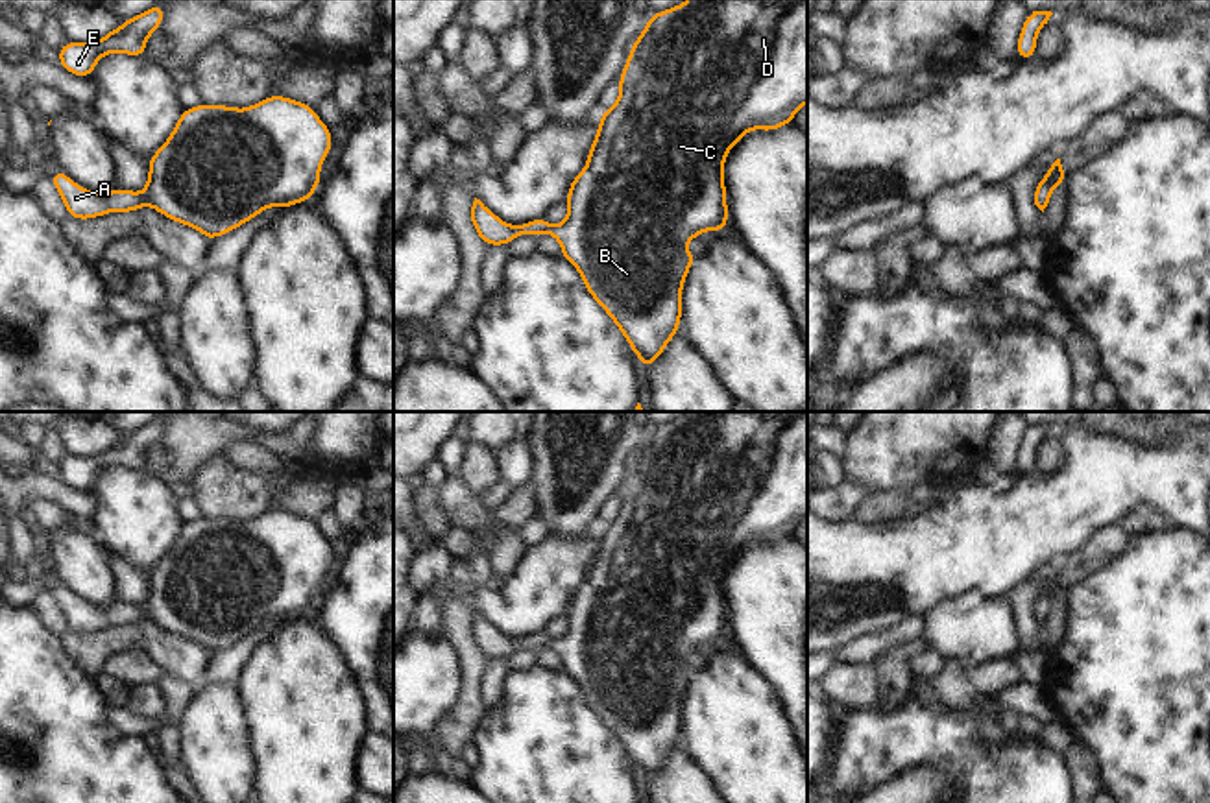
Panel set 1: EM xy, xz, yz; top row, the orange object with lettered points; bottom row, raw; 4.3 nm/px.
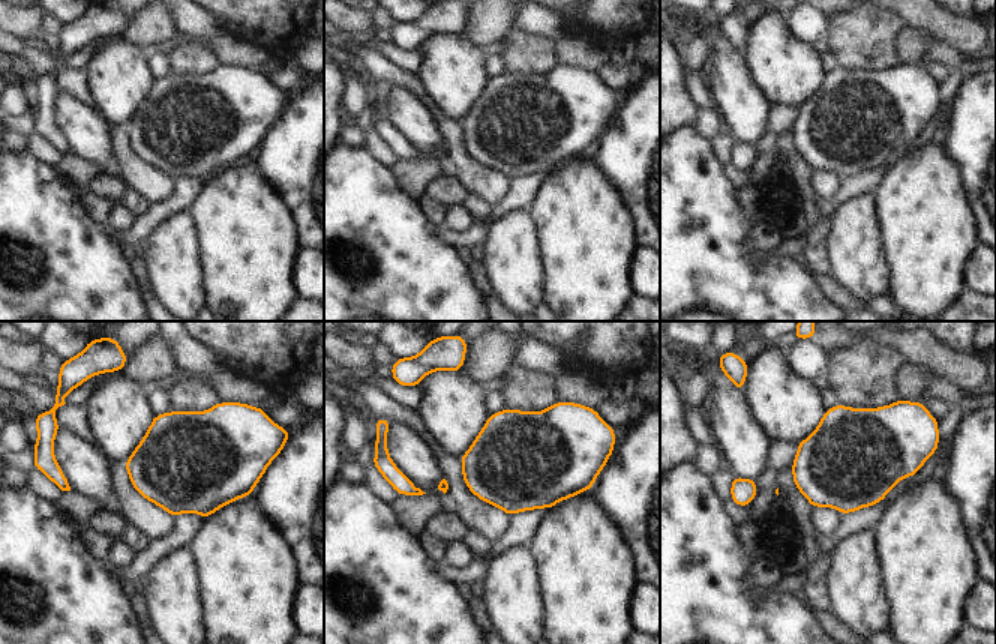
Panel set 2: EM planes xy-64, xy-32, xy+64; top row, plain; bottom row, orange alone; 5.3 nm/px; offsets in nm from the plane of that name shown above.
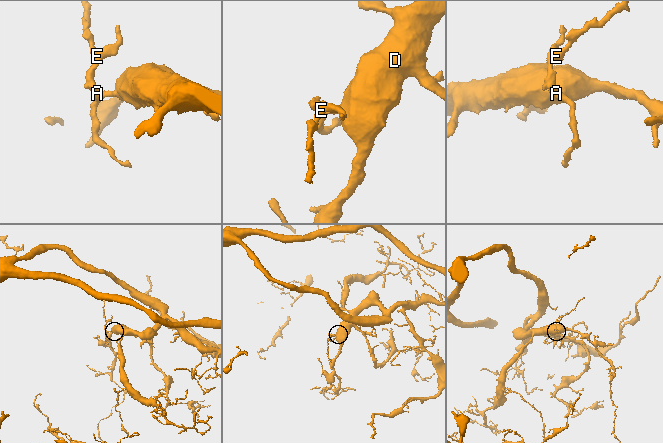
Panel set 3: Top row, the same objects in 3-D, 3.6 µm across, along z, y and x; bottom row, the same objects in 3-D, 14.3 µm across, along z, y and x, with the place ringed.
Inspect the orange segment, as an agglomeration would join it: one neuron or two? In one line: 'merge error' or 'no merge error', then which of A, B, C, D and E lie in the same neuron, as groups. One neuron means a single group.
no merge error; A B C D E

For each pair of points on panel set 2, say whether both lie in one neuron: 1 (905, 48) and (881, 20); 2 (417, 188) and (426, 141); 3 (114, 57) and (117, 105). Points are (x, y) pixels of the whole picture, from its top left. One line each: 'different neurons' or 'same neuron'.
1: different neurons
2: different neurons
3: same neuron

